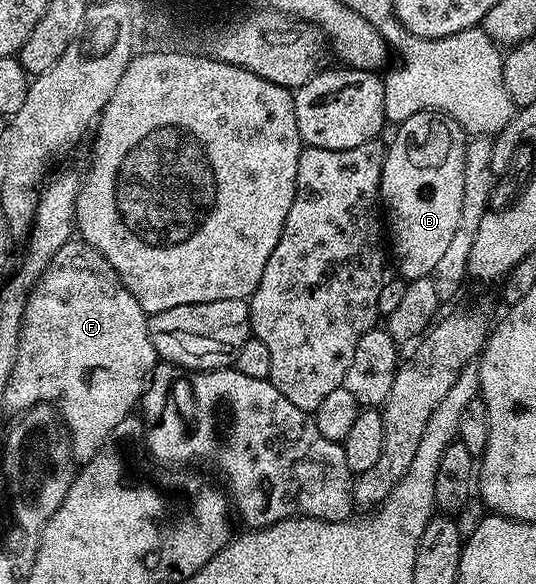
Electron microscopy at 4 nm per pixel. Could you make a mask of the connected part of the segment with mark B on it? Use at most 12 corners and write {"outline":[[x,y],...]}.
{"outline":[[431,110],[395,129],[380,179],[408,282],[431,277],[460,225],[459,124]]}

